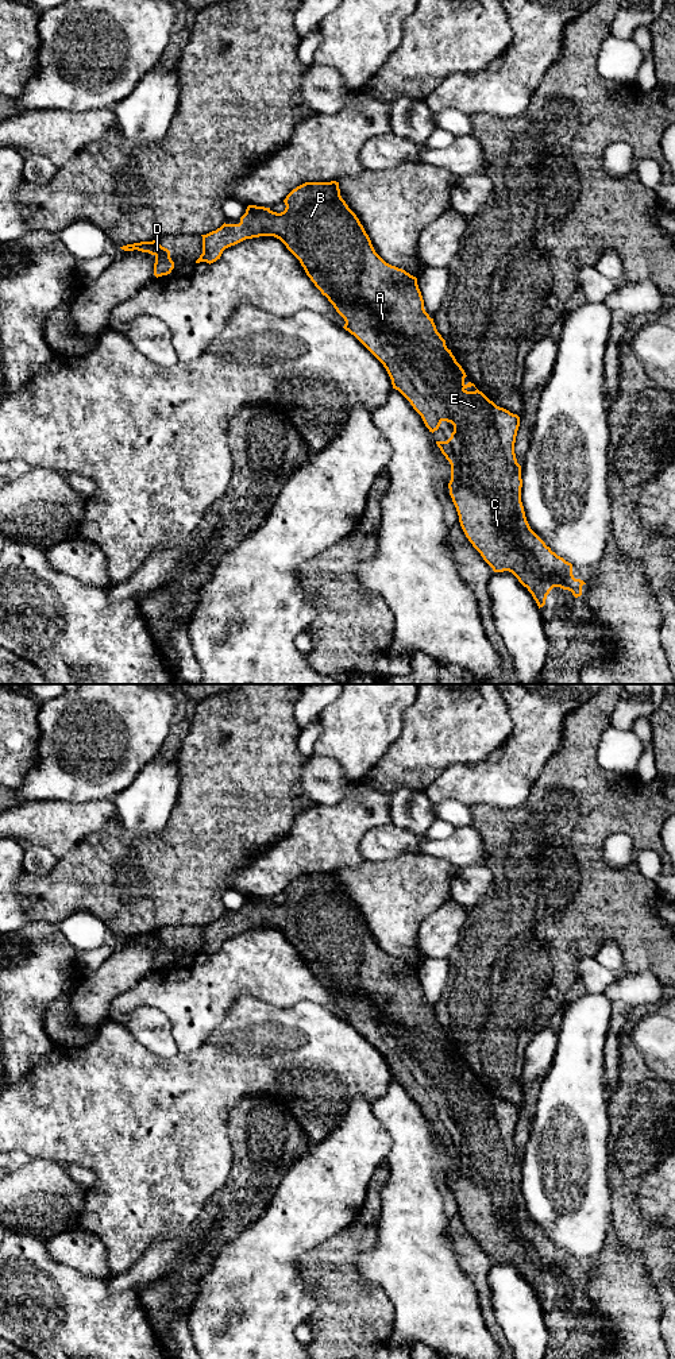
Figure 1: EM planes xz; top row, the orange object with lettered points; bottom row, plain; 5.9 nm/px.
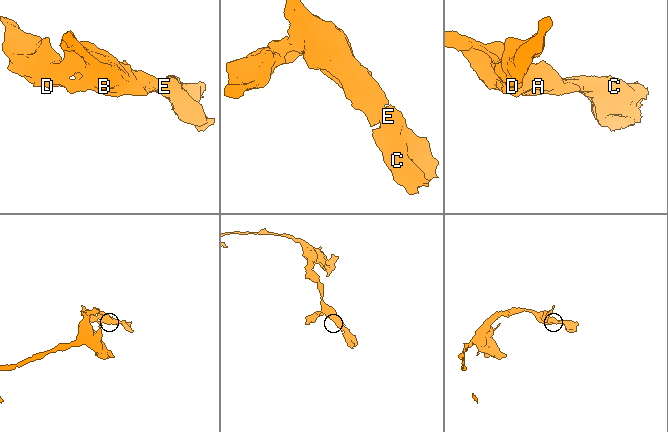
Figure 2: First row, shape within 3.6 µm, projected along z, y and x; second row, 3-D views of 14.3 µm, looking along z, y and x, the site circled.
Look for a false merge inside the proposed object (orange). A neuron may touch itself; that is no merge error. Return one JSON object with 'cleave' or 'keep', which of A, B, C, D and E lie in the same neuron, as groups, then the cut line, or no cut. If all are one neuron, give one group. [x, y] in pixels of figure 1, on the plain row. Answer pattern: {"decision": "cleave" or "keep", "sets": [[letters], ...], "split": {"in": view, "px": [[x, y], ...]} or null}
{"decision": "keep", "sets": [["A", "B", "C", "D", "E"]], "split": null}

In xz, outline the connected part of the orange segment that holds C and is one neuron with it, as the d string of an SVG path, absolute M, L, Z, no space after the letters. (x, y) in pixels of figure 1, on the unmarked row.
M305 873L293 880L284 891L286 899L277 904L270 899L248 896L239 915L223 915L216 922L202 927L202 945L196 954L213 954L223 942L246 930L274 927L300 951L306 966L344 1009L344 1020L354 1026L386 1059L393 1080L398 1081L421 1107L429 1123L439 1120L443 1112L454 1116L447 1132L436 1132L441 1144L451 1155L450 1186L456 1198L460 1217L494 1263L512 1263L528 1279L539 1300L545 1296L547 1286L554 1278L582 1286L586 1275L572 1266L572 1255L551 1242L549 1238L531 1220L521 1193L521 1157L517 1154L514 1134L520 1108L497 1097L474 1074L464 1074L467 1067L456 1053L446 1031L437 1023L433 1009L424 1000L424 991L417 969L402 960L386 954L374 941L369 926L356 906L340 887L339 873Z

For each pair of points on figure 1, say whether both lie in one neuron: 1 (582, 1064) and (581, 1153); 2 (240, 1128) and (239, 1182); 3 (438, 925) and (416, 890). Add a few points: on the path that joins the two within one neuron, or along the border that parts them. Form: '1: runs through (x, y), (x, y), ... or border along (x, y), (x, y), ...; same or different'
1: runs through (581, 1085), (581, 1131); same
2: runs through (243, 1142), (243, 1169); same
3: border along (451, 898), (421, 922), (416, 942); different

